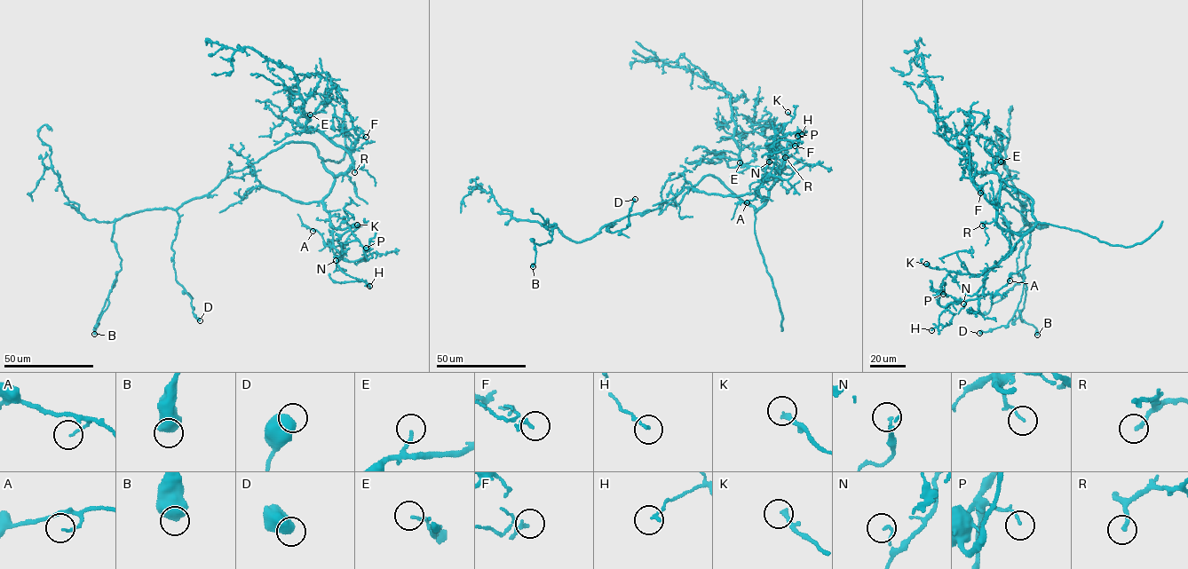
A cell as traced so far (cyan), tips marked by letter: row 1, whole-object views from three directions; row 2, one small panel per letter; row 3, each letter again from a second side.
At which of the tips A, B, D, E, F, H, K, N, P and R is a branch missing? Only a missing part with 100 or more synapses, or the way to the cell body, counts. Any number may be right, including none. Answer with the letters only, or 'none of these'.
none of these

